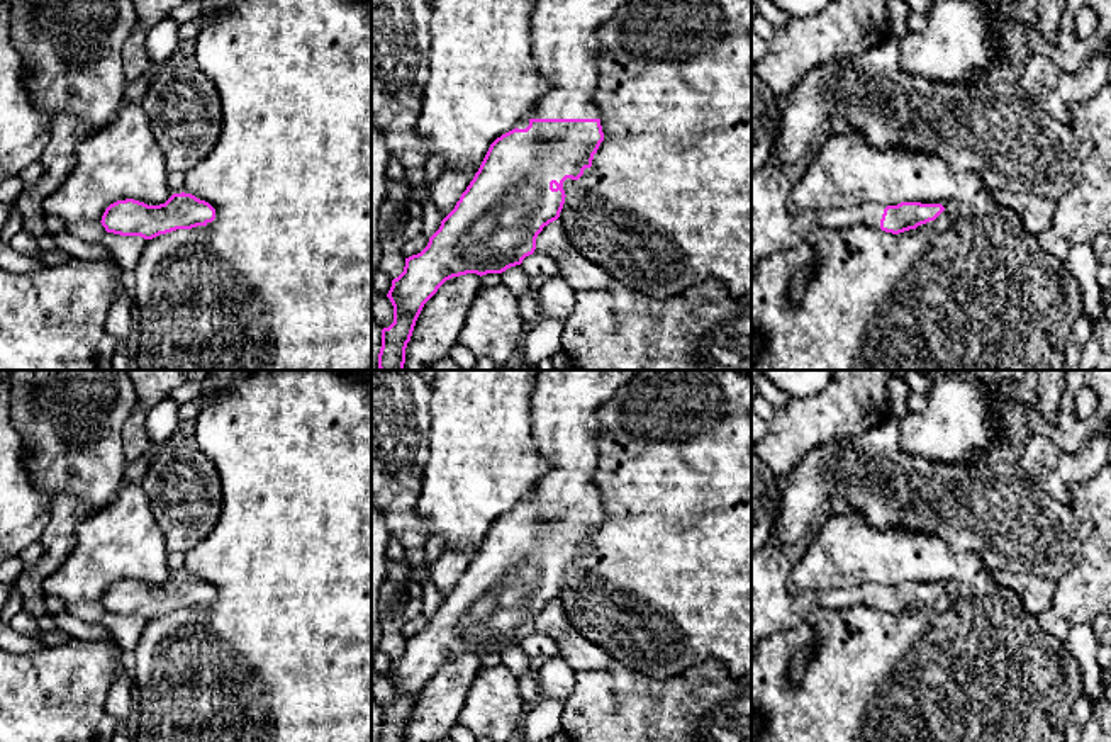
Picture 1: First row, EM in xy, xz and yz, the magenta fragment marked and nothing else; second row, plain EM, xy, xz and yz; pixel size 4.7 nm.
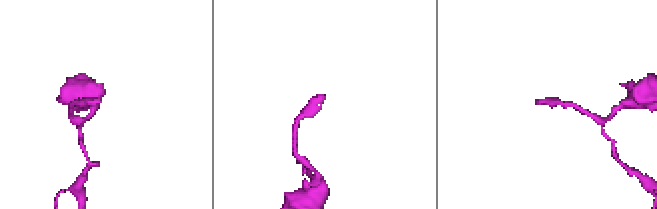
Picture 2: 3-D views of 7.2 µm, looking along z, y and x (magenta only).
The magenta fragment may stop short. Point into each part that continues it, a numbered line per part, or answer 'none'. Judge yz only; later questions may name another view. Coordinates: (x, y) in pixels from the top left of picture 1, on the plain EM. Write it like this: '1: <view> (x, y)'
1: yz (774, 608)

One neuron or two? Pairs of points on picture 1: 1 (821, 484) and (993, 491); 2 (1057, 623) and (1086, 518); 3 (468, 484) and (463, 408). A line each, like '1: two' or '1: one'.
1: one
2: one
3: one

